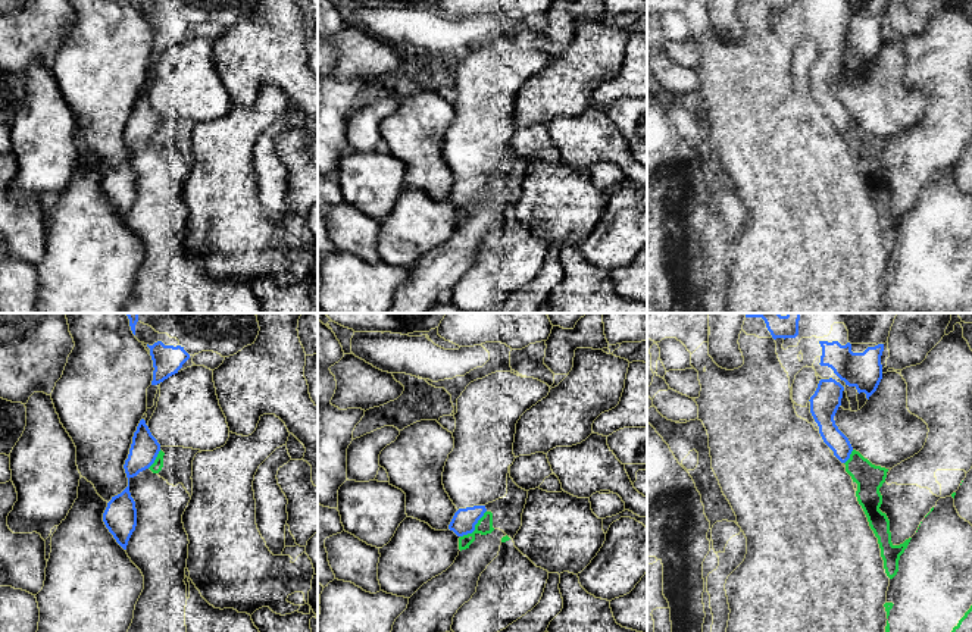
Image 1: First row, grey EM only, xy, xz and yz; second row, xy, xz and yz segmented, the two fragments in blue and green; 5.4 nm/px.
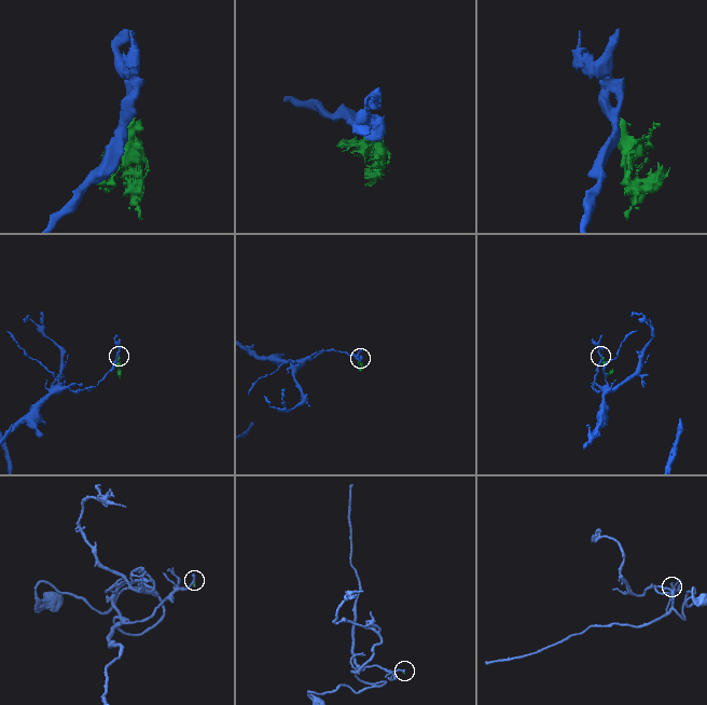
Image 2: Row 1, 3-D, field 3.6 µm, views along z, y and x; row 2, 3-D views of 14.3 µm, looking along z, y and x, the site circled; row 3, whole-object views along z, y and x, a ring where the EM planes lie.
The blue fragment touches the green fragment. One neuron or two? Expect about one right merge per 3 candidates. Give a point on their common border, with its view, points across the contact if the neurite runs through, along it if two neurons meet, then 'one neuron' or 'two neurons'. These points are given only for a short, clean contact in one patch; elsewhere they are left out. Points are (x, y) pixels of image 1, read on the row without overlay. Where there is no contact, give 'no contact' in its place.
meets blue in xz at (474, 197); two neurons

